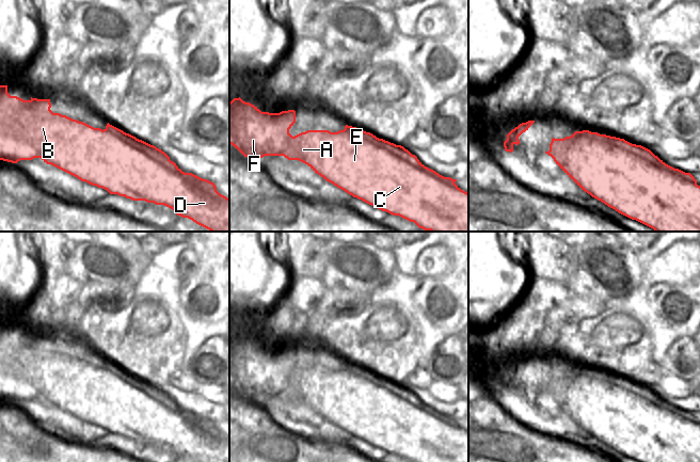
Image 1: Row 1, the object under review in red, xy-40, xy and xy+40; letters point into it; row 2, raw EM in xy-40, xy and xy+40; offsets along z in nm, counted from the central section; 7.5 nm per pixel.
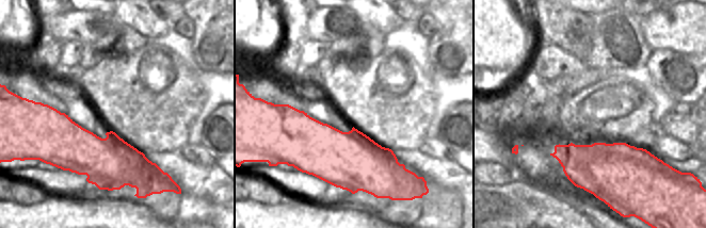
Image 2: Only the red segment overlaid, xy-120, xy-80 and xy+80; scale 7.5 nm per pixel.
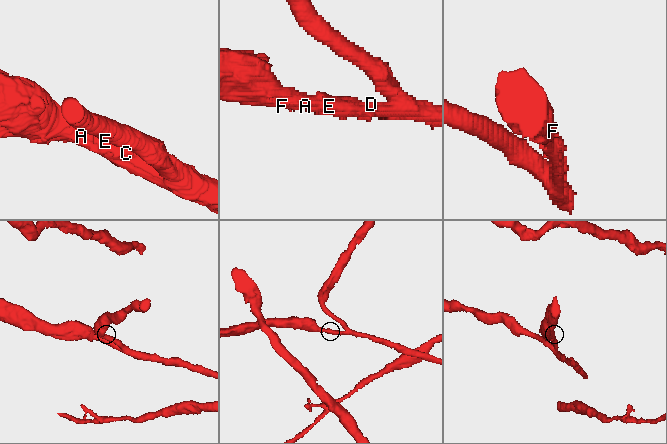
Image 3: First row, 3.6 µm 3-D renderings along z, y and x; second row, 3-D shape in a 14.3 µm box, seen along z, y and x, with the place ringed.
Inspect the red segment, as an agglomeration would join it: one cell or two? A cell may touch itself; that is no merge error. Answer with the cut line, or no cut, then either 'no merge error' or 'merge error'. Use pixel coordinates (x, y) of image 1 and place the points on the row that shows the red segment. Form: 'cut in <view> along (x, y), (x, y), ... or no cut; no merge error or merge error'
no cut; no merge error

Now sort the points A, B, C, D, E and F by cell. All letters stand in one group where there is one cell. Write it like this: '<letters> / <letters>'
A B C D E F

